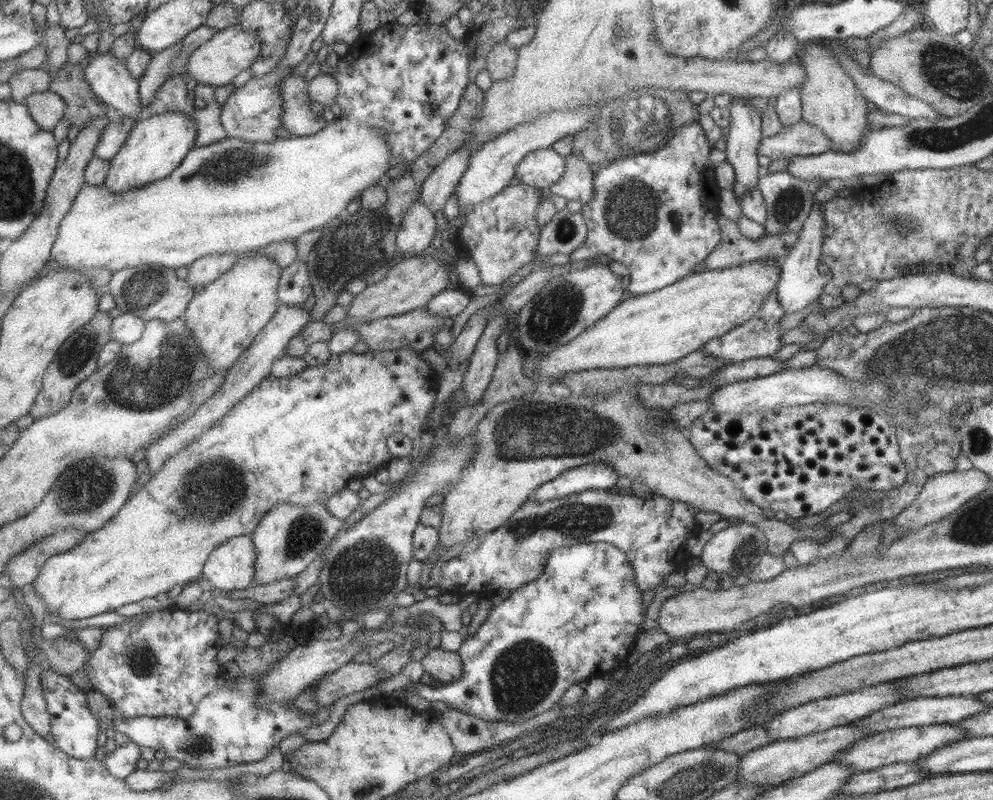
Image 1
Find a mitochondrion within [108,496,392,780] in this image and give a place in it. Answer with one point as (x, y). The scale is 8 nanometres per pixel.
(306, 531)

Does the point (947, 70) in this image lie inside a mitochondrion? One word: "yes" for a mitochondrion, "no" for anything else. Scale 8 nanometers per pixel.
yes

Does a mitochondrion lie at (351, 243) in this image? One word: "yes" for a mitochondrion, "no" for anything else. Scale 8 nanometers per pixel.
yes

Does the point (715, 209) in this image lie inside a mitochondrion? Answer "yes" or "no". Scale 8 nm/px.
no

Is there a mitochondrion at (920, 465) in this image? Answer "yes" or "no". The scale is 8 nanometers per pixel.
no

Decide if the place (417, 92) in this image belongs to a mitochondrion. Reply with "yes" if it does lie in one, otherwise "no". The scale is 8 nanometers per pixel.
yes

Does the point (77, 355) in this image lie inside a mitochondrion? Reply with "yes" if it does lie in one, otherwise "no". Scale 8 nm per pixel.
yes

